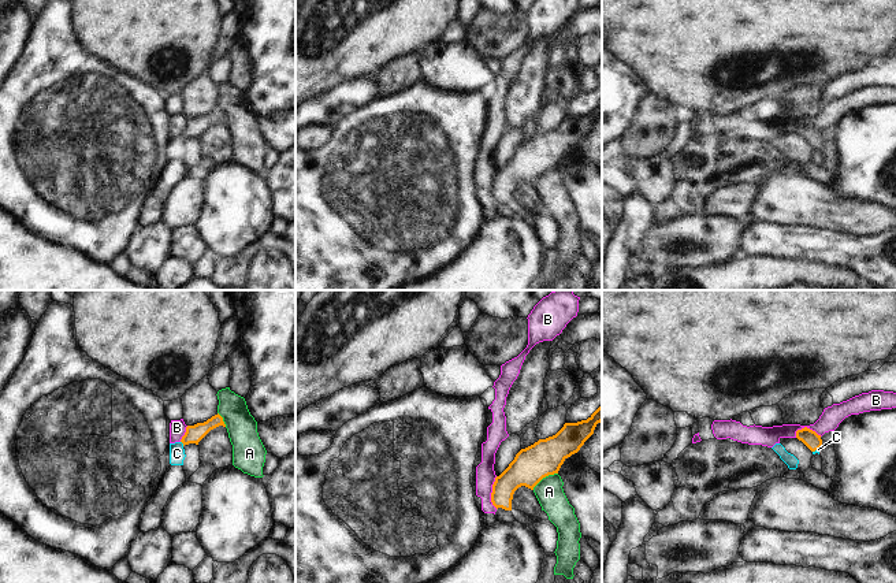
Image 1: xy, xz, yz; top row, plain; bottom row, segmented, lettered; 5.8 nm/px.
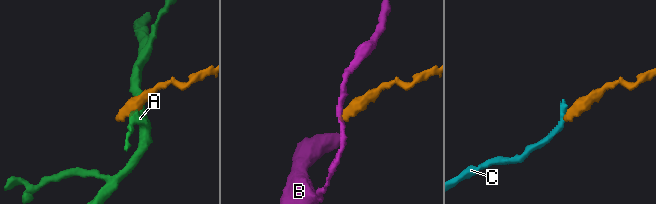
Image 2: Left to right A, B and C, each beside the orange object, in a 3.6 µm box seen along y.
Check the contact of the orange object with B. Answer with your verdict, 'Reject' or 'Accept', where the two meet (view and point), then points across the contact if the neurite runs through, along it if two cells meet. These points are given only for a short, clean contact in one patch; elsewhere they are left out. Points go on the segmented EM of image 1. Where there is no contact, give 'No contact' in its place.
Reject. Touches orange at xz (491, 493). Boundary: xz (497, 476), (491, 493), (491, 504), (495, 508).

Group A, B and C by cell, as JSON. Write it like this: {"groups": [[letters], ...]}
{"groups": [["A"], ["B"], ["C"]]}

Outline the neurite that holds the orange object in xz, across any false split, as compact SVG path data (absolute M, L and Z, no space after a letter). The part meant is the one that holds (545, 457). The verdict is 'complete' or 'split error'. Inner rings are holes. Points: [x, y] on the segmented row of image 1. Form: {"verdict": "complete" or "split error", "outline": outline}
{"verdict": "complete", "outline": "M602 406L587 420L565 423L555 435L521 449L509 467L495 478L492 505L497 509L512 510L514 491L521 486L533 490L543 478L558 474L564 461L580 450L601 422Z"}

